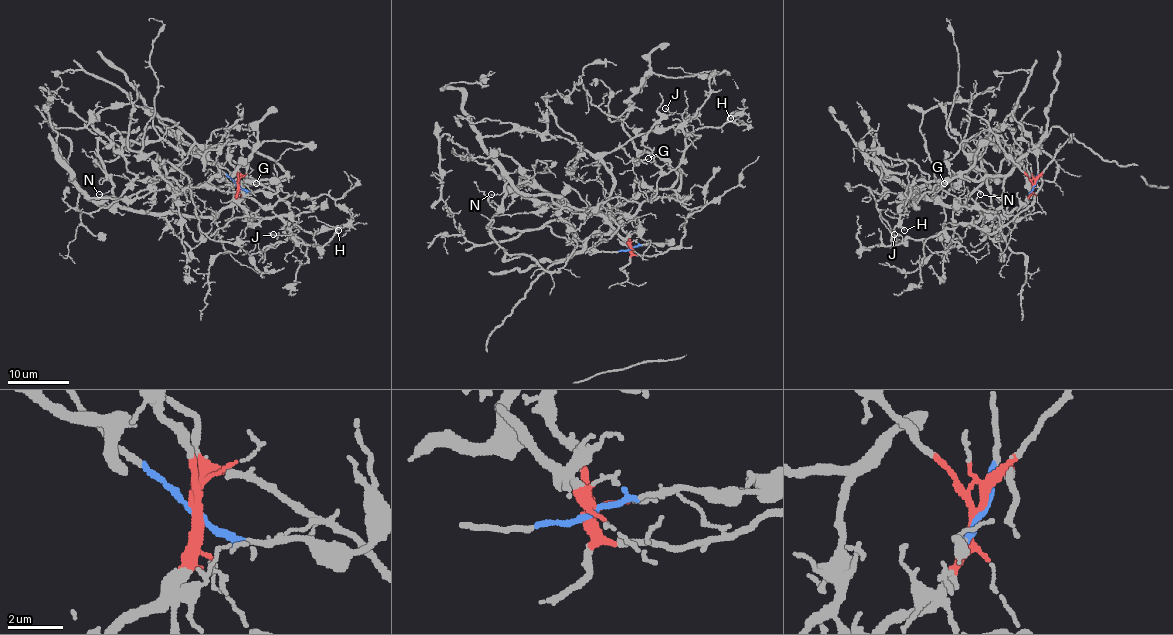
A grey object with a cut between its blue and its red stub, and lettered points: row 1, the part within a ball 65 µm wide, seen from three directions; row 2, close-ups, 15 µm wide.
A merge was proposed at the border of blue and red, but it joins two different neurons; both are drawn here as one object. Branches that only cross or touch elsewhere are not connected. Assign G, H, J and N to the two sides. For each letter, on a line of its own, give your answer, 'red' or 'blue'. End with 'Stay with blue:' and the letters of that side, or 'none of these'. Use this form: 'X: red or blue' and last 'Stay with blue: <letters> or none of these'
G: blue
H: blue
J: blue
N: red
Stay with blue: G, H, J

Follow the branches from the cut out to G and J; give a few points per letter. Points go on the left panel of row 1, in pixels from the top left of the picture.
G: (237, 184), (194, 149), (217, 166), (220, 180), (210, 181), (227, 191), (231, 184), (256, 183)
J: (237, 184), (194, 149), (217, 166), (250, 215), (278, 217), (295, 235), (273, 234)

